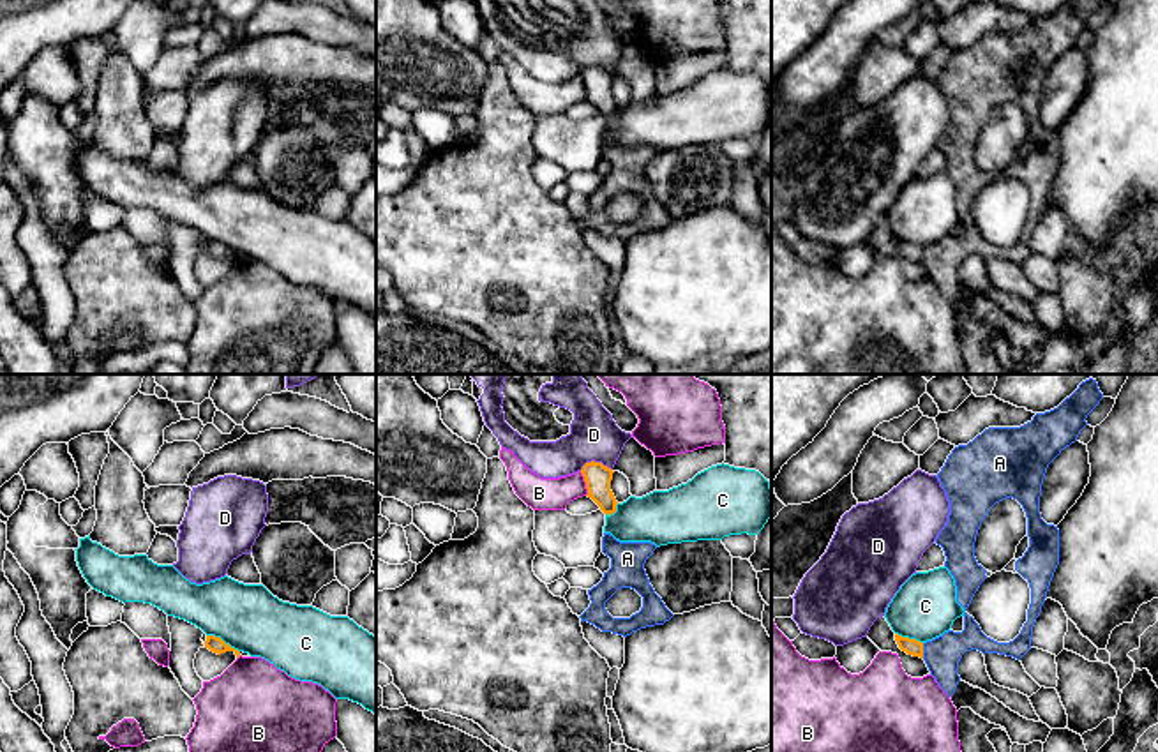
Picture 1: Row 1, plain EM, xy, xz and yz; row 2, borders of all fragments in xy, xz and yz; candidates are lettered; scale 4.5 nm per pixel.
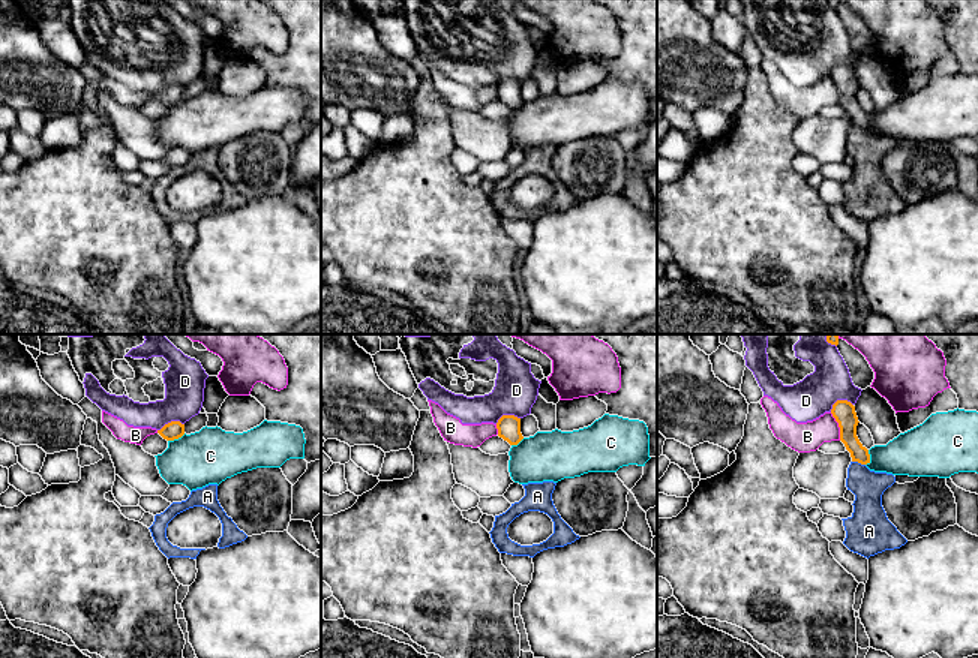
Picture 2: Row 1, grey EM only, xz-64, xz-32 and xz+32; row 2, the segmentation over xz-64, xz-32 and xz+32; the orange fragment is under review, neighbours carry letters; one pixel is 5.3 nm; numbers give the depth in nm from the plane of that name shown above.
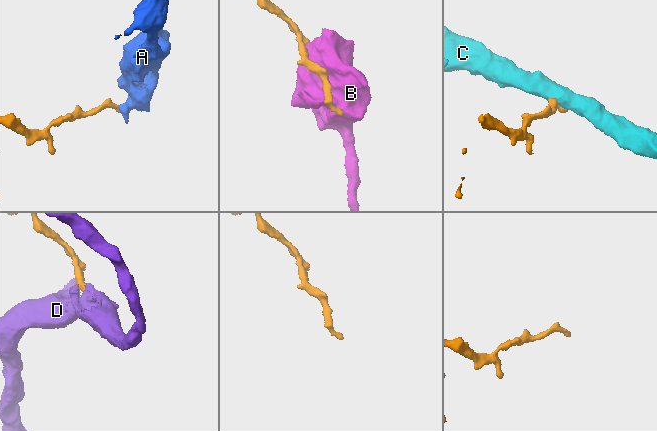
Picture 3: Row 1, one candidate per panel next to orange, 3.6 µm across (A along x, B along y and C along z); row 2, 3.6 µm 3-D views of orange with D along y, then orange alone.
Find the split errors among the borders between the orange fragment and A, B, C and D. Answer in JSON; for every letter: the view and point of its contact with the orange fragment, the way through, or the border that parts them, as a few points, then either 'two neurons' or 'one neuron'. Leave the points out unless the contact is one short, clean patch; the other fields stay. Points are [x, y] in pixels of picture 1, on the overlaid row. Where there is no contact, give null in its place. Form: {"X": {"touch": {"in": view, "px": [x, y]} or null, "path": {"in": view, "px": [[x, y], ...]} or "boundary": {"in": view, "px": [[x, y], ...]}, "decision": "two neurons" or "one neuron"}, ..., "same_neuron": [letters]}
{"A": {"touch": {"in": "yz", "px": [922, 650]}, "boundary": {"in": "yz", "px": [[922, 643], [924, 657]]}, "decision": "two neurons"}, "B": {"touch": {"in": "xz", "px": [586, 484]}, "decision": "two neurons"}, "C": {"touch": {"in": "xy", "px": [221, 639]}, "boundary": {"in": "xy", "px": [[207, 634], [219, 636], [239, 652]]}, "decision": "two neurons"}, "D": {"touch": {"in": "xz", "px": [594, 461]}, "decision": "two neurons"}, "same_neuron": []}

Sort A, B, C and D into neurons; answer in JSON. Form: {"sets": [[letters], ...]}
{"sets": [["A"], ["B"], ["C"], ["D"]]}

